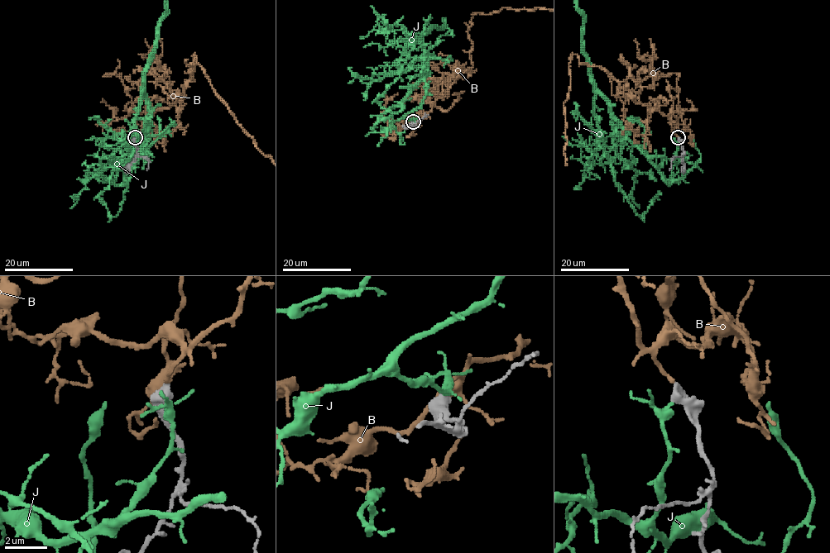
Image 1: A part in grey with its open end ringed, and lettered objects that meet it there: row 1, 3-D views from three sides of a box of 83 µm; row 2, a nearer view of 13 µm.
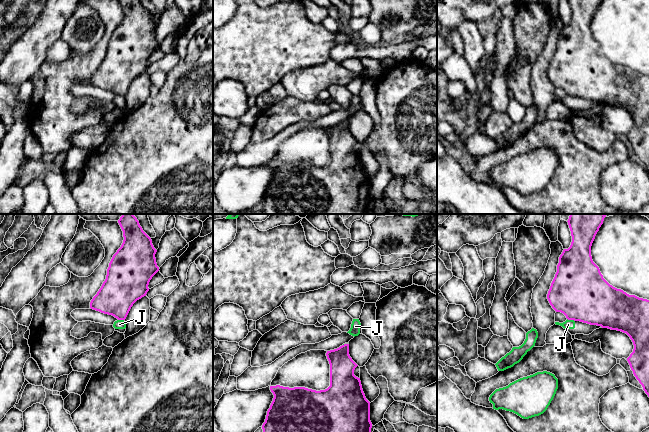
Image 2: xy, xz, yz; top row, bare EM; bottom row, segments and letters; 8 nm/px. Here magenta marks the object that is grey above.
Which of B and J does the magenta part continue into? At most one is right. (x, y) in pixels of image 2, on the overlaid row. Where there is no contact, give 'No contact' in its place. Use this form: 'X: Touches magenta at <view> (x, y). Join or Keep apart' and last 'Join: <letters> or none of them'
B: No contact. Join
J: Touches magenta at yz (571, 319). Keep apart
Join: B

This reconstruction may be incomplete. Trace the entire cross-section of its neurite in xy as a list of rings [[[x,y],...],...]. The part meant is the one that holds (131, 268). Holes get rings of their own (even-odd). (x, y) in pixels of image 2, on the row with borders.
[[[122,214],[118,223],[123,231],[123,243],[113,255],[107,269],[106,279],[90,302],[90,308],[125,320],[133,304],[146,296],[152,277],[159,271],[155,254],[157,250],[151,238],[143,231],[133,214]]]

